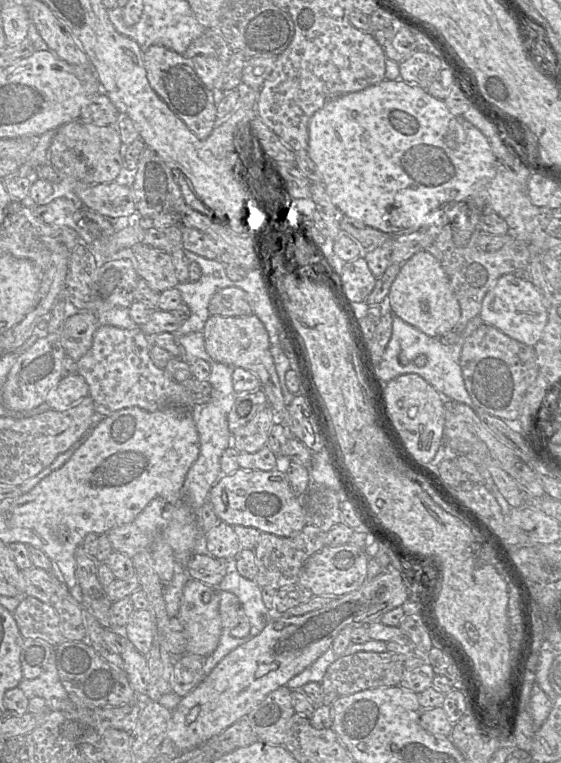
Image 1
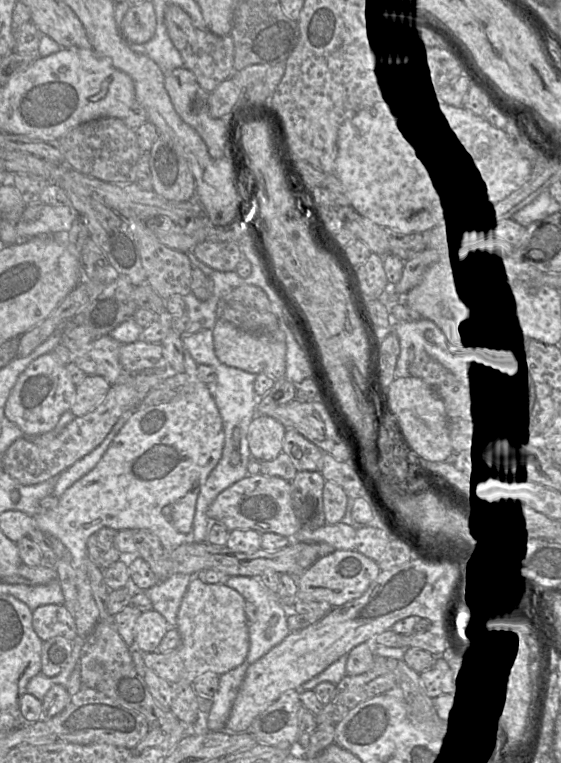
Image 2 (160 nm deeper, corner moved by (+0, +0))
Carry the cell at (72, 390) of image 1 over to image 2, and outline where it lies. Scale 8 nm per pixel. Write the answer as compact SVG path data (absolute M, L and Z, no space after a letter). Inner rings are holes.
M87 375L76 385L76 398L70 408L76 417L92 411L106 396L111 384L102 376Z

